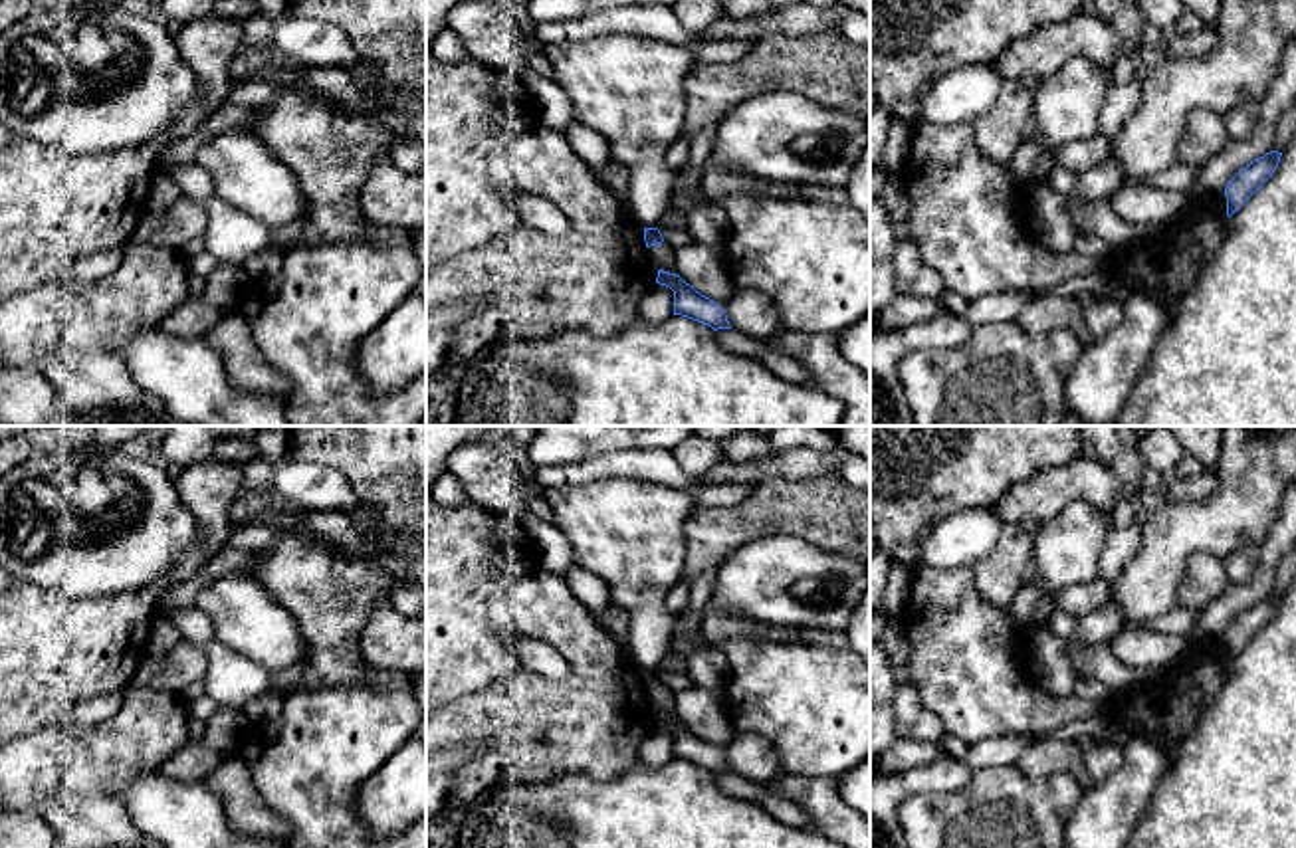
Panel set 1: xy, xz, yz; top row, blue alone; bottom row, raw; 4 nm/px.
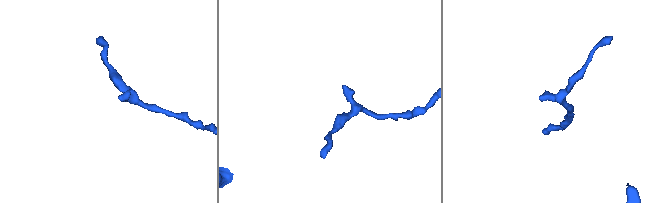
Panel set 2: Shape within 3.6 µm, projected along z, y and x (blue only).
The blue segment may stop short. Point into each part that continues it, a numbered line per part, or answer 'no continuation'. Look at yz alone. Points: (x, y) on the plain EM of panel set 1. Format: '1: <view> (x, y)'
no continuation

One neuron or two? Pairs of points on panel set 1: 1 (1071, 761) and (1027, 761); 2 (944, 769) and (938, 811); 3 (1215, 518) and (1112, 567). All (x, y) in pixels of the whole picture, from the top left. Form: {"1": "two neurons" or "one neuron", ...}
{"1": "one neuron", "2": "two neurons", "3": "two neurons"}

